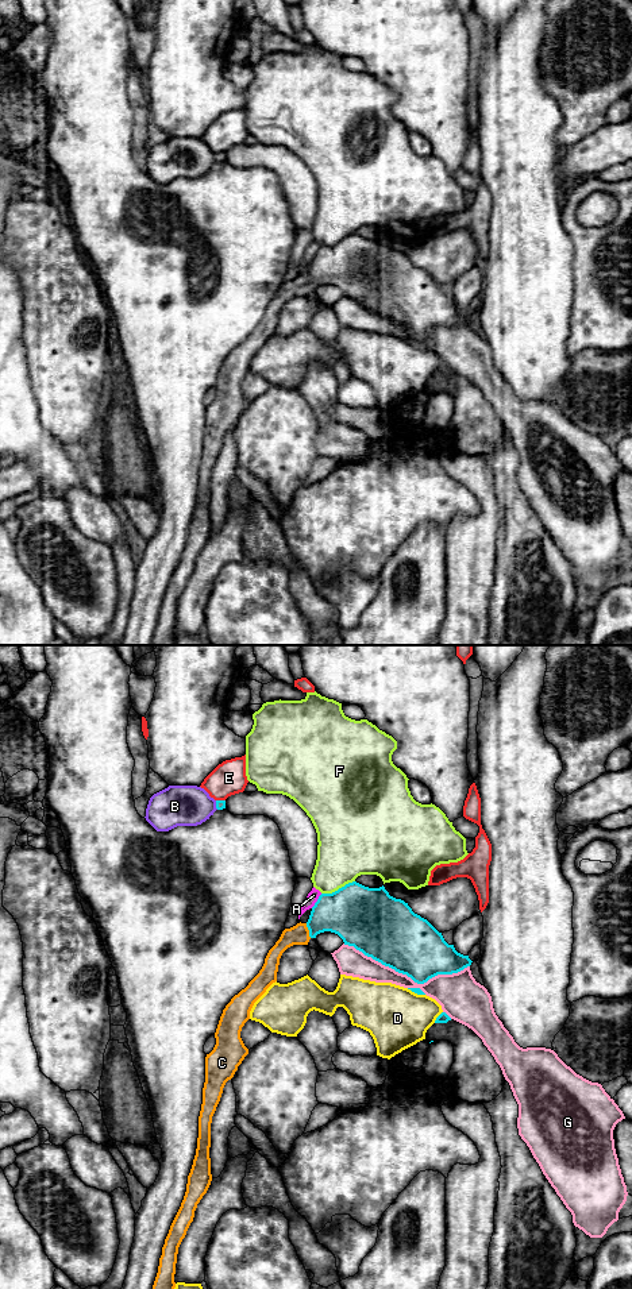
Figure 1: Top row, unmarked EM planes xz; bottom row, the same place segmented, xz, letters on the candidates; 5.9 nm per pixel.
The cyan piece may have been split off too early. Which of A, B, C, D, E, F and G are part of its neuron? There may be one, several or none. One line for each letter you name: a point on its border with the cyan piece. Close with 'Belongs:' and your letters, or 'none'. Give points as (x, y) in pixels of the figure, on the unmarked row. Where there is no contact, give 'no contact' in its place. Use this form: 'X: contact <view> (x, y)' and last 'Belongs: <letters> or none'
C: contact xz (308, 281)
Belongs: C

